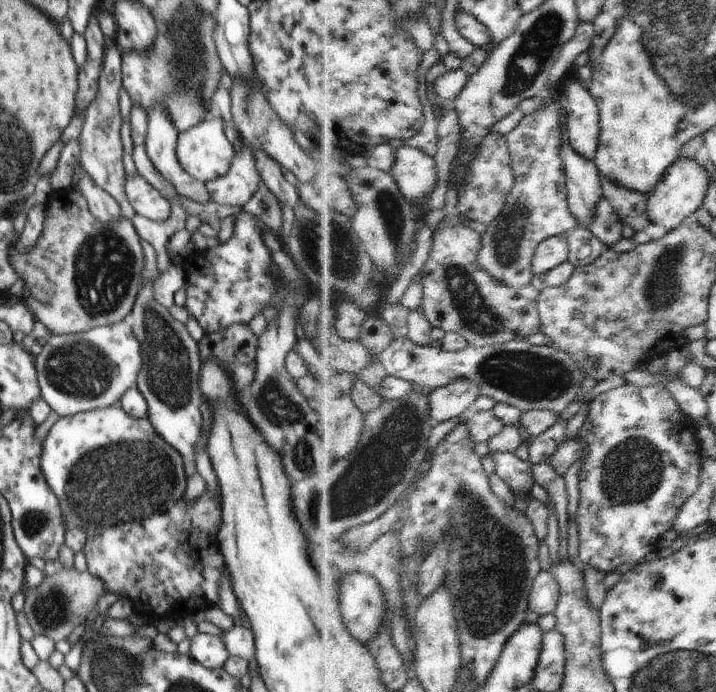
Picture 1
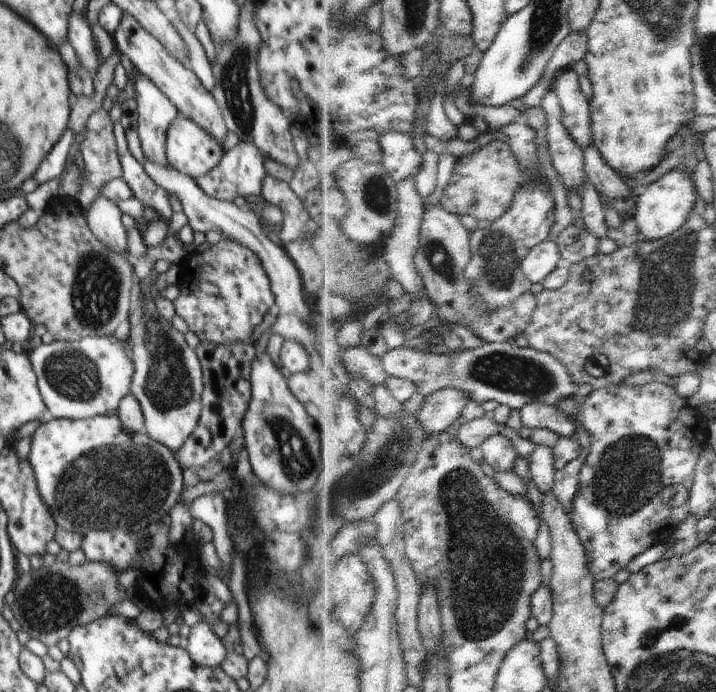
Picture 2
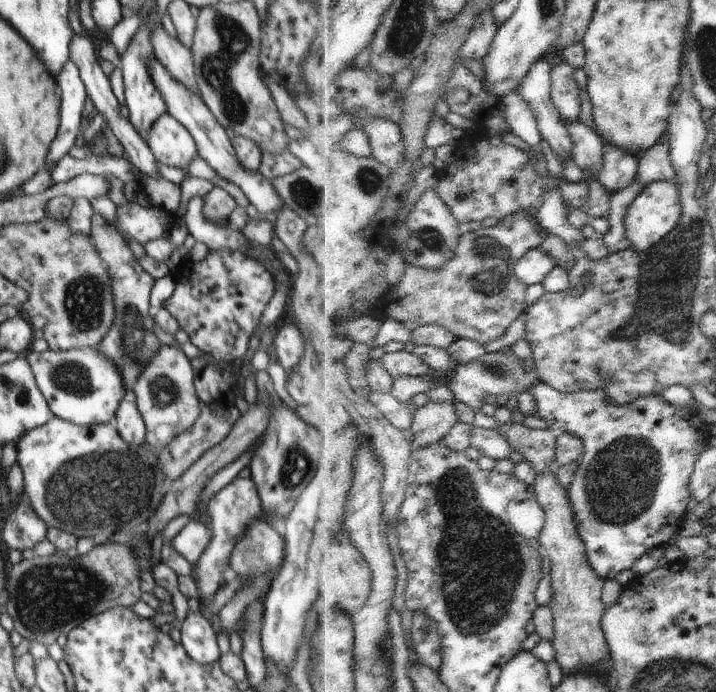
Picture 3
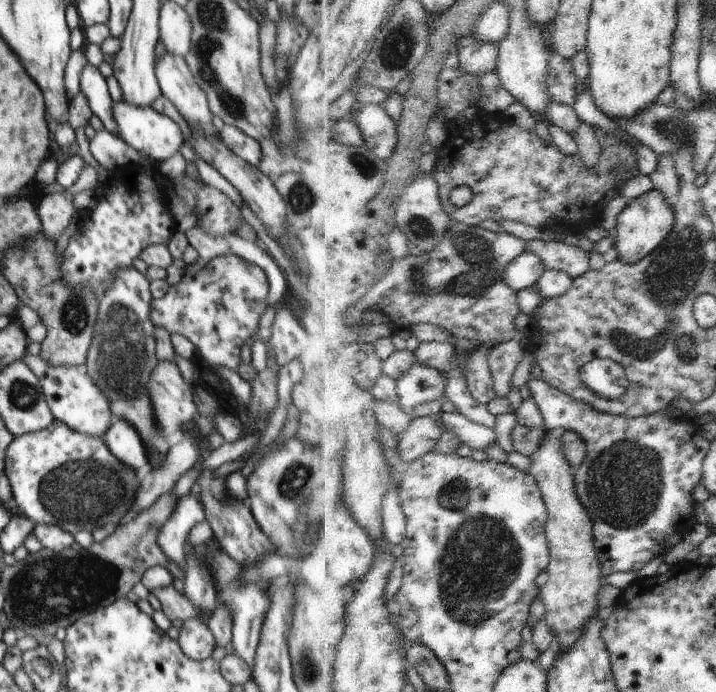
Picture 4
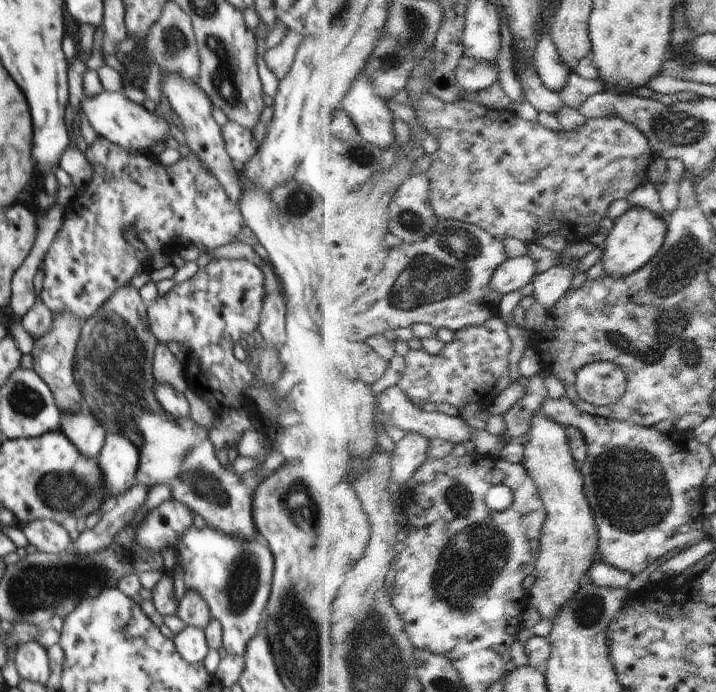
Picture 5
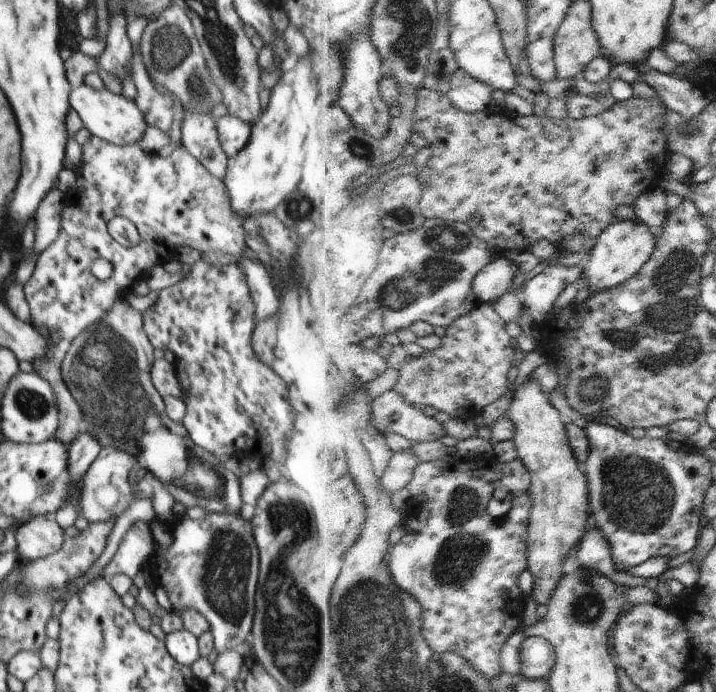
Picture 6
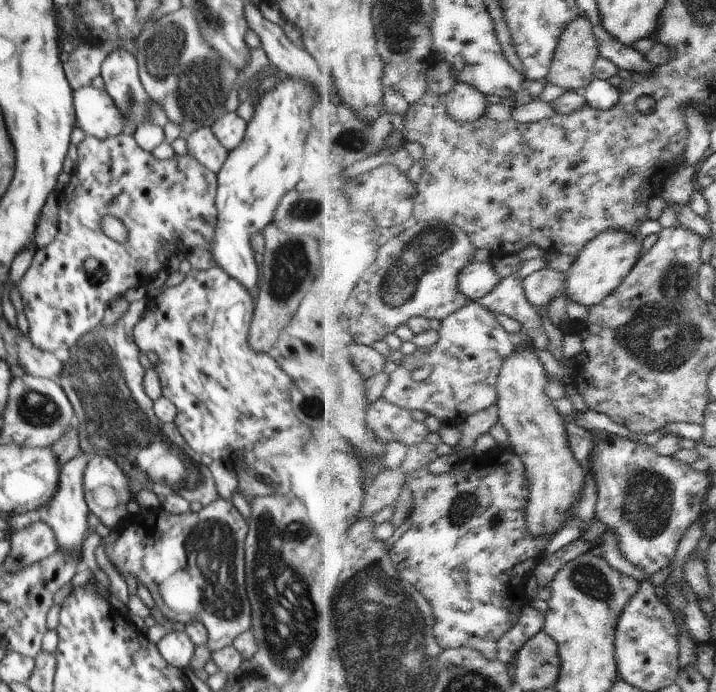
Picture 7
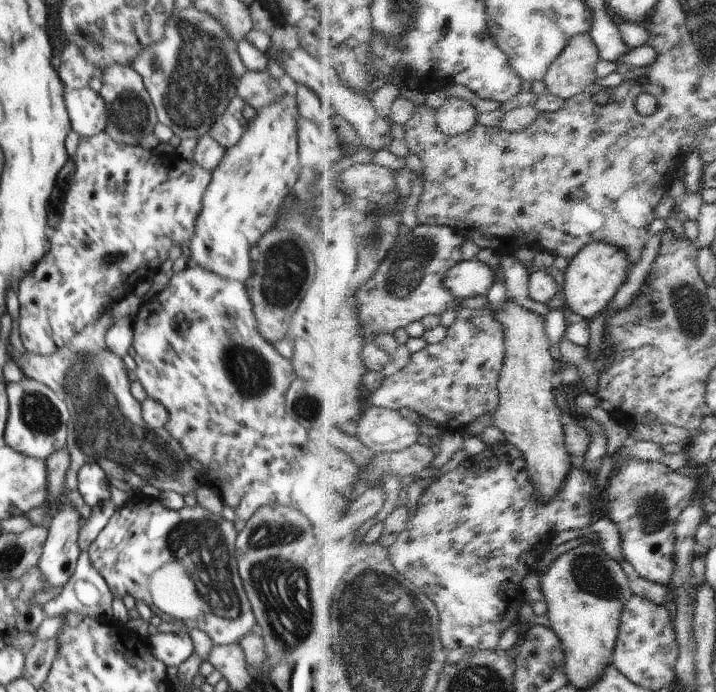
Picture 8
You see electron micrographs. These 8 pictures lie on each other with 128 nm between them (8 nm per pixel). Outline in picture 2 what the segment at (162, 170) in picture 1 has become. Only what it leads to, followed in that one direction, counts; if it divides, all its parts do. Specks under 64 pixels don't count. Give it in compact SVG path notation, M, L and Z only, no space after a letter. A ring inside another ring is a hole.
M142 73L134 76L138 110L138 136L146 159L160 166L168 166L166 134L176 120L178 111L161 90Z

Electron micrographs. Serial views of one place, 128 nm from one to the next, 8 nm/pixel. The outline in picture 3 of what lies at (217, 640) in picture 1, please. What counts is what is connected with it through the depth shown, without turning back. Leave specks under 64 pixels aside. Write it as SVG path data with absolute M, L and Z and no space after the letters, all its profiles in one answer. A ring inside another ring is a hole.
M189 597L187 602L189 606L187 617L180 629L184 650L198 664L219 662L221 655L216 642L217 633L210 620L200 612L202 610L200 598Z

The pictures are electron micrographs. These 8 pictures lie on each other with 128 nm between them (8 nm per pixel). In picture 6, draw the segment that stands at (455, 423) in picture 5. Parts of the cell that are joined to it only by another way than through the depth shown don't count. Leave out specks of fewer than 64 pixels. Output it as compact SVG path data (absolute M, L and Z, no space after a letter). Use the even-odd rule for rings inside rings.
M392 389L374 401L373 404L373 421L385 435L396 433L402 434L409 439L413 439L416 444L426 441L439 441L440 438L448 436L448 430L446 430L446 423L440 423L436 420L435 416L428 416L422 412L422 407L414 404L410 404L400 392L396 389Z

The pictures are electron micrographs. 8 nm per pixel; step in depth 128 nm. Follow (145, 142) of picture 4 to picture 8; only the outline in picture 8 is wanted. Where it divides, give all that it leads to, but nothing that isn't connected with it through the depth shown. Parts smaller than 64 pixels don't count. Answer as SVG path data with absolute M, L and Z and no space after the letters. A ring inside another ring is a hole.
M92 88L65 91L64 102L70 118L71 129L80 137L91 137L105 132L108 110L104 98Z

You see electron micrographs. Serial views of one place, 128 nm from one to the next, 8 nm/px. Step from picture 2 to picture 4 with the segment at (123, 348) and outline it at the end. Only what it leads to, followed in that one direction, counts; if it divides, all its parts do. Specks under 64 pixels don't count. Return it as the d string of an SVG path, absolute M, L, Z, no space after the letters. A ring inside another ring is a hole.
M27 352L23 358L28 368L39 378L44 400L48 403L52 414L56 420L64 422L70 430L82 432L88 436L98 436L102 438L112 422L112 412L110 402L106 394L94 384L92 376L88 374L86 362L80 366L48 366L46 360L40 356L32 355Z

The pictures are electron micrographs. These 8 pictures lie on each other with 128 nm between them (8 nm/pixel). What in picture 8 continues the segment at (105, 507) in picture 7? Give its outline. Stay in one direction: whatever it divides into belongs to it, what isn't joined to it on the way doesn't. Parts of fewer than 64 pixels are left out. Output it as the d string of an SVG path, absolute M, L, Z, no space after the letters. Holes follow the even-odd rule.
M96 461L86 463L80 468L77 490L90 508L96 508L102 502L111 500L110 487L103 468L100 468L100 464L96 464Z

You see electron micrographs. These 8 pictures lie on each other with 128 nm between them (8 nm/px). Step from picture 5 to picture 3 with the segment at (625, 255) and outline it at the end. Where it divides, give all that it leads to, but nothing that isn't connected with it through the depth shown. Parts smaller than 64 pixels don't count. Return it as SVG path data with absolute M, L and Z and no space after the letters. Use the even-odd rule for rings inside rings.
M670 180L655 182L645 188L636 202L632 204L632 208L628 212L628 220L626 220L627 238L636 250L640 250L640 252L650 250L650 248L662 243L679 227L683 216L684 200L682 200L682 192L680 192L680 184L670 182Z

